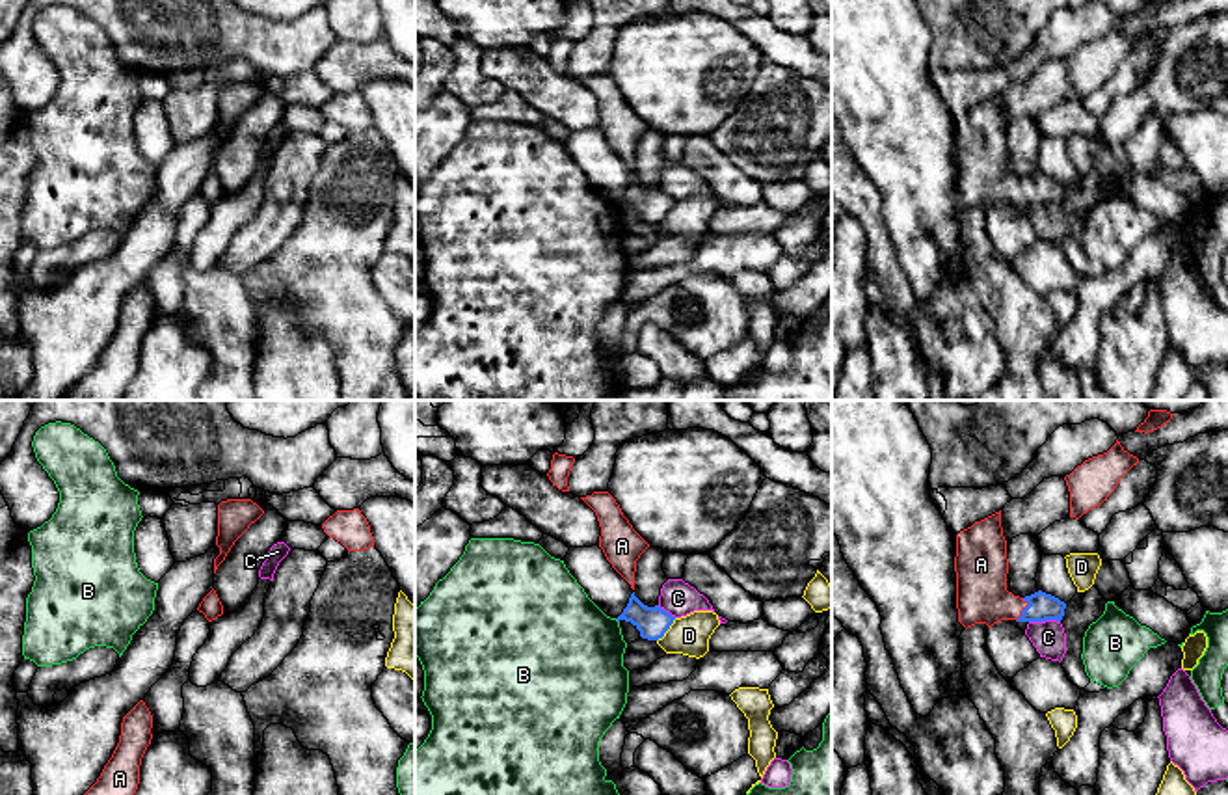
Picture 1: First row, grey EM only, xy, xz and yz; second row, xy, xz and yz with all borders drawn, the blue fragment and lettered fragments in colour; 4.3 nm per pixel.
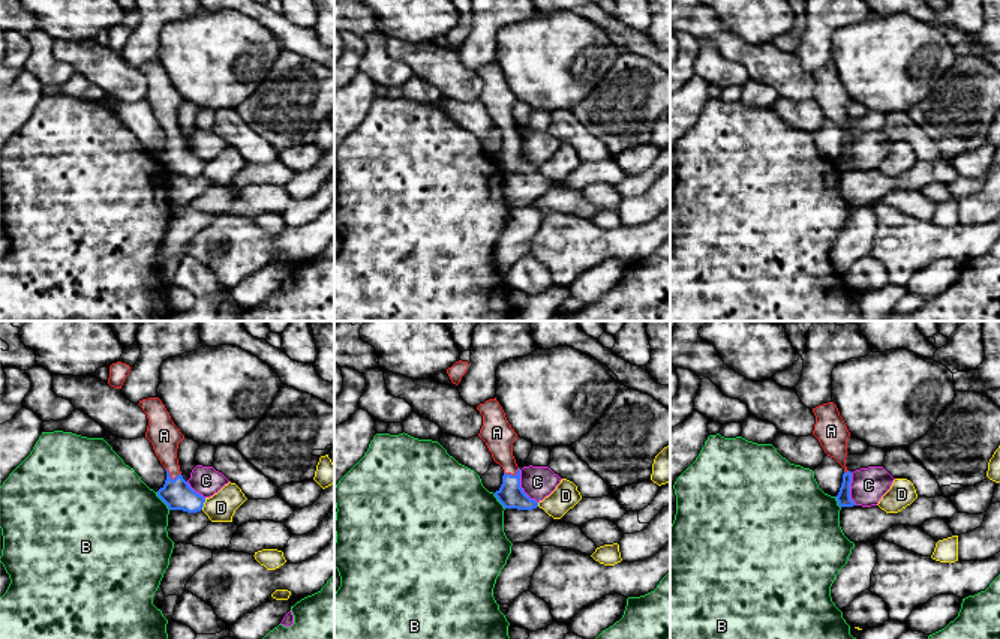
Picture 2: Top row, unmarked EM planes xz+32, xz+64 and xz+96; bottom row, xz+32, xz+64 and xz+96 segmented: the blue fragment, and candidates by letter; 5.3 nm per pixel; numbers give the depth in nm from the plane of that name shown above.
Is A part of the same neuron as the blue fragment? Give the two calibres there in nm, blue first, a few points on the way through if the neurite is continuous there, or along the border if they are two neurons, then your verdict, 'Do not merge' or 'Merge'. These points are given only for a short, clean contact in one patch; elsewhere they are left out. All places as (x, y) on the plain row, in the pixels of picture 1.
Thickness 120 nm (blue) against 220 nm. Path across: yz (1042, 188), (1024, 192), (1013, 190), (981, 153). Merge

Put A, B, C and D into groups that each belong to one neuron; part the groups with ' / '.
A / B / C / D

